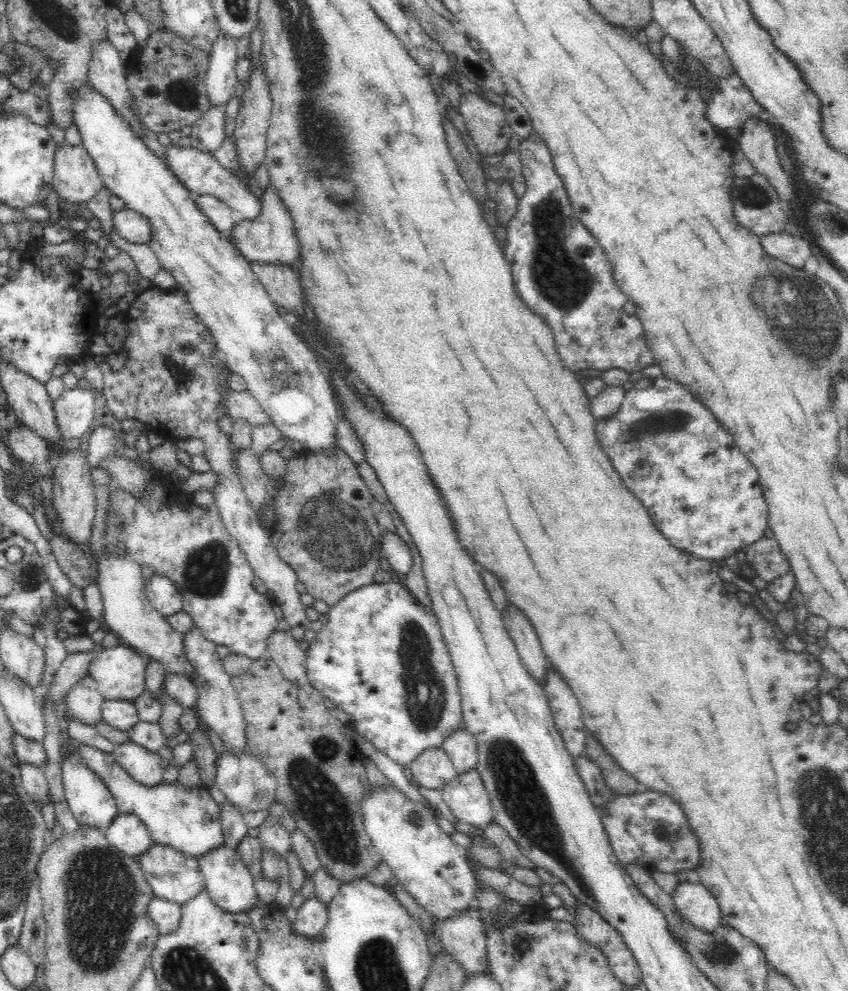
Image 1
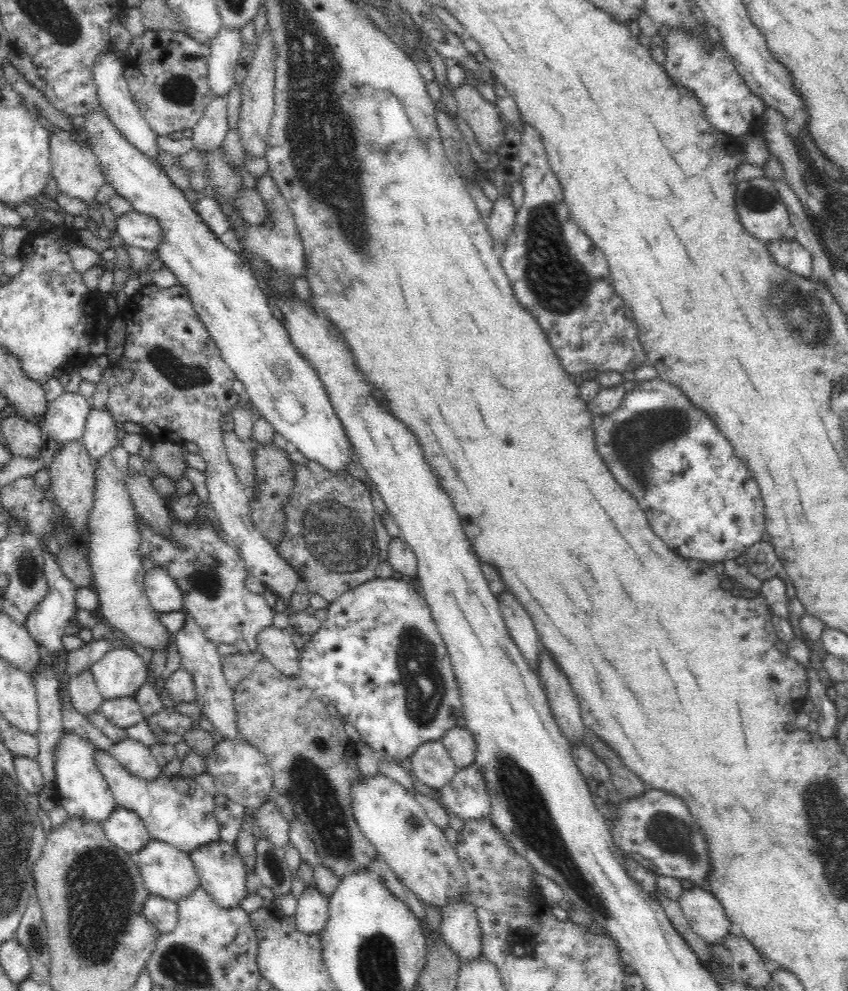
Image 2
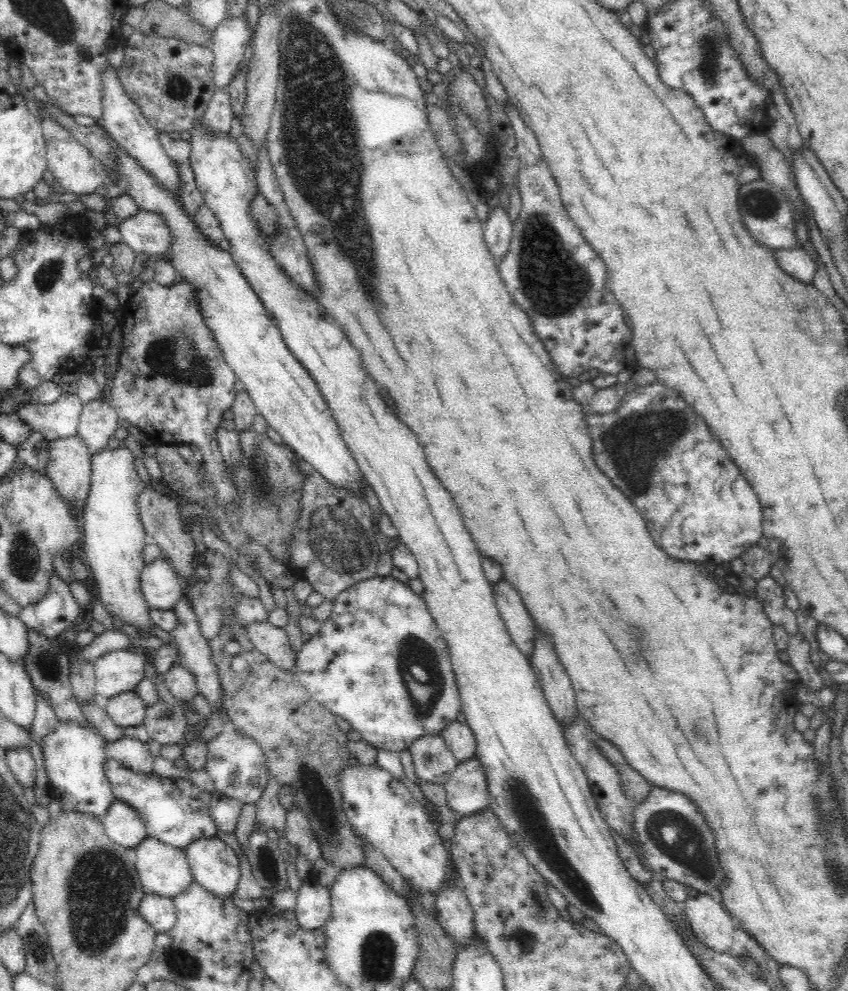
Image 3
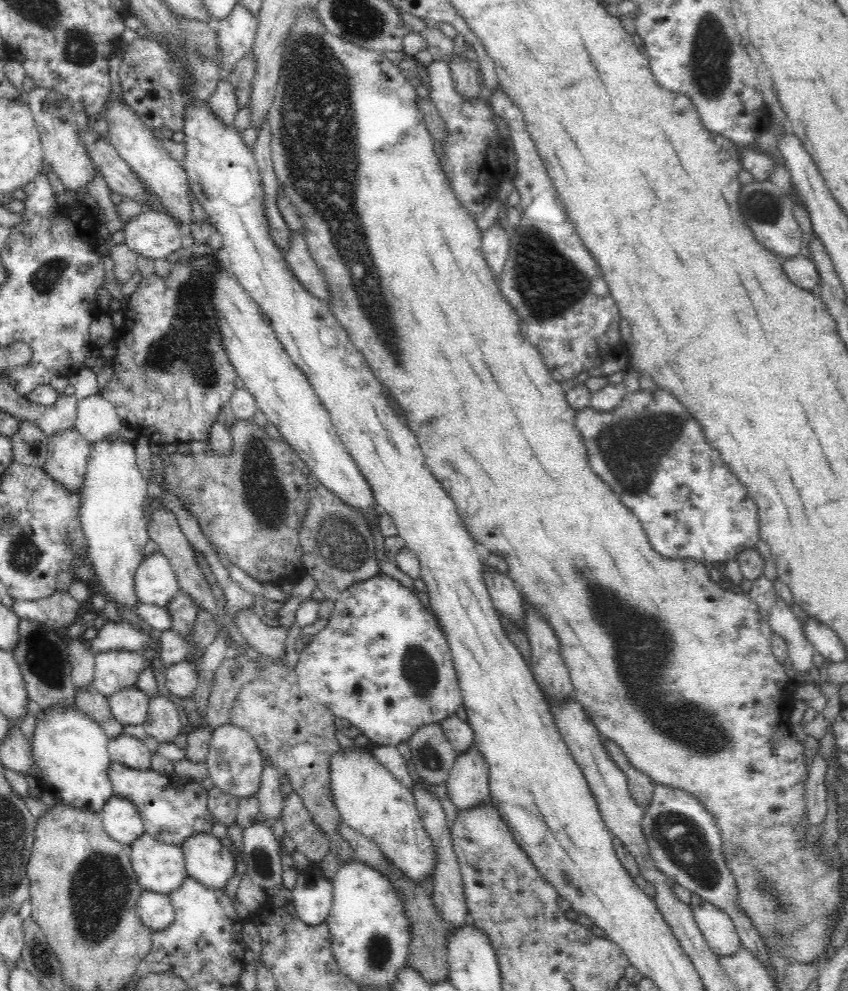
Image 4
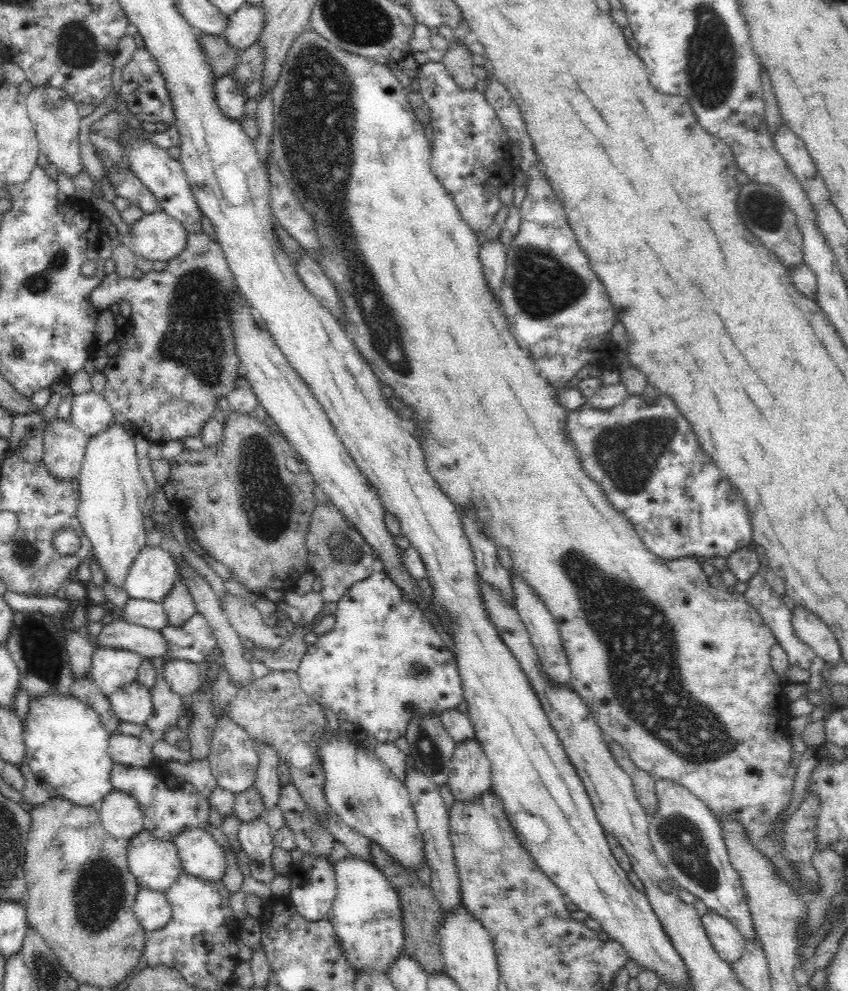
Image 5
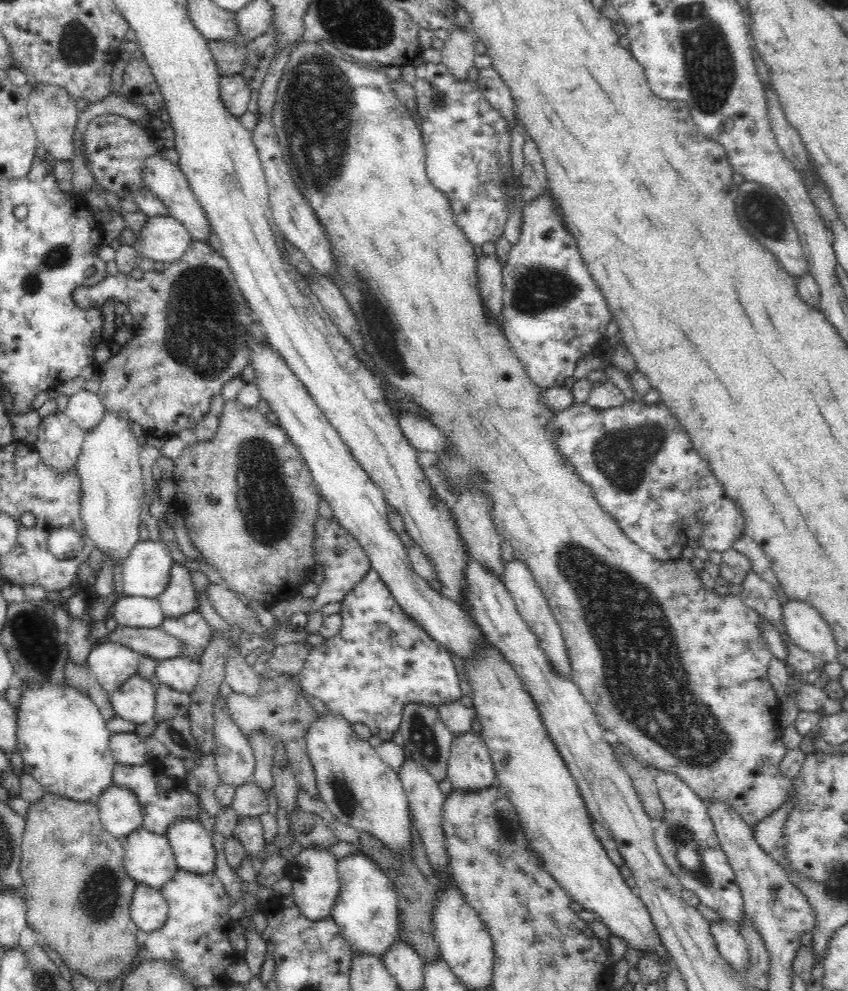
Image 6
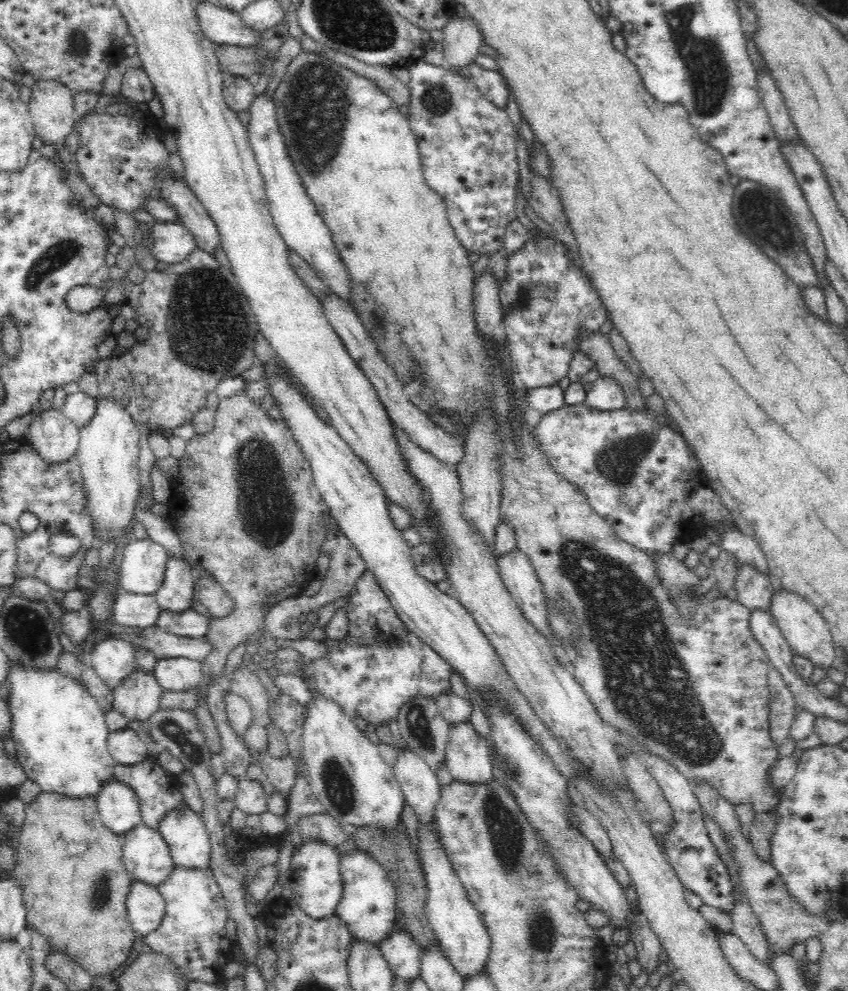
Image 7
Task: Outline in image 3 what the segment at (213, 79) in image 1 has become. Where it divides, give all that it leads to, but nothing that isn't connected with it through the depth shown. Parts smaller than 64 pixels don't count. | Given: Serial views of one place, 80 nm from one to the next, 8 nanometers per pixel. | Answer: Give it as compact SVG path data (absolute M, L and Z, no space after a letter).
M244 14L226 17L214 30L211 36L210 49L214 56L212 76L217 88L224 88L230 84L232 76L236 74L239 64L244 60L246 49L251 45L254 28L251 28Z

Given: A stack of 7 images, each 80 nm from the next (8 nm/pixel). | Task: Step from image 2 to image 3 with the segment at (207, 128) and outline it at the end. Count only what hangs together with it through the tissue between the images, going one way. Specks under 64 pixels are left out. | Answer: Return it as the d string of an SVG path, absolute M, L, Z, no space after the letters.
M227 87L217 88L209 100L208 106L202 116L203 124L211 132L229 132L230 123L234 120L234 113L231 105L231 96Z

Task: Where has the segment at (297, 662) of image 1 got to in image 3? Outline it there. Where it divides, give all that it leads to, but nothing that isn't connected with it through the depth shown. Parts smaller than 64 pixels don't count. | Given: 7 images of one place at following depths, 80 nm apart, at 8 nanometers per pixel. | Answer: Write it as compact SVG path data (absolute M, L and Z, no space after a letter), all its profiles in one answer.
M268 621L250 622L243 627L254 648L265 654L268 661L285 670L294 668L297 656L288 643L284 627L276 627Z

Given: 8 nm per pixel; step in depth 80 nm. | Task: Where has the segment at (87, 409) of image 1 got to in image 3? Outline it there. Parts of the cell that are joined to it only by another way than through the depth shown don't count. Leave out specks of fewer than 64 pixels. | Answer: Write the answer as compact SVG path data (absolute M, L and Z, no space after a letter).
M63 393L52 404L22 404L15 414L29 427L39 430L44 438L66 438L77 434L78 416L83 403L74 394Z

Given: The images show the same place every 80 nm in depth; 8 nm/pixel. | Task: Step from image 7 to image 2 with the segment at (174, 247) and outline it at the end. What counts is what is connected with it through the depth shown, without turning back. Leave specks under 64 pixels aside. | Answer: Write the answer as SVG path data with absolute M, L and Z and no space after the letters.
M131 211L117 217L118 236L126 245L155 252L163 239L158 219L153 216Z

